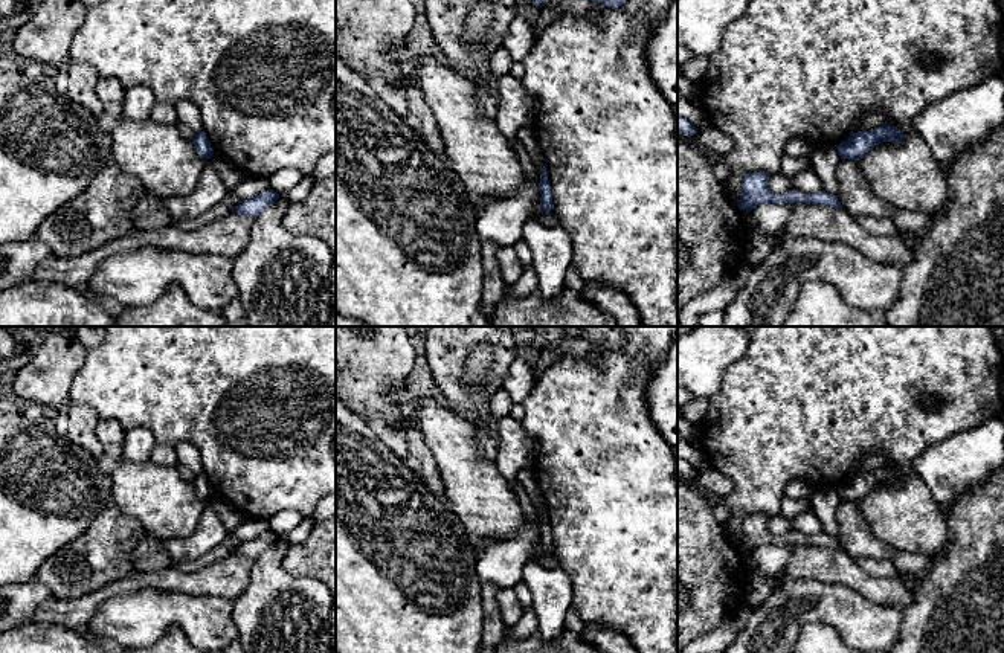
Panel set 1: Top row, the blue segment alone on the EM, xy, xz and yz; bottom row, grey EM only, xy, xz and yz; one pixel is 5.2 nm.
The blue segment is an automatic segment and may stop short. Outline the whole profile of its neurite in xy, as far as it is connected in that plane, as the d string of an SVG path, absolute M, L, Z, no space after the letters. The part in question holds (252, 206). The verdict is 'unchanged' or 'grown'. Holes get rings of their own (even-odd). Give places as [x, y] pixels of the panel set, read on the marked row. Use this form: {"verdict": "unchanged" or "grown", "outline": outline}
{"verdict": "unchanged", "outline": "M269 188L253 198L243 200L238 206L235 206L235 212L256 218L261 211L273 204L278 198L279 194Z"}

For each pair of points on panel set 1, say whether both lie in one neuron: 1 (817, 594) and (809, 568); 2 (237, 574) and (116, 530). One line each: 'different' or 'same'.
1: different
2: different

